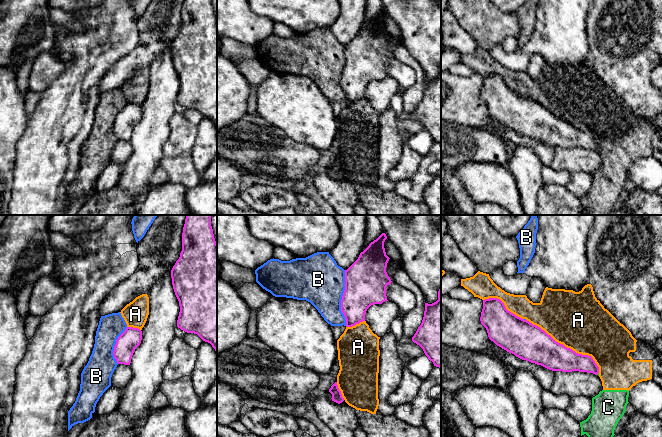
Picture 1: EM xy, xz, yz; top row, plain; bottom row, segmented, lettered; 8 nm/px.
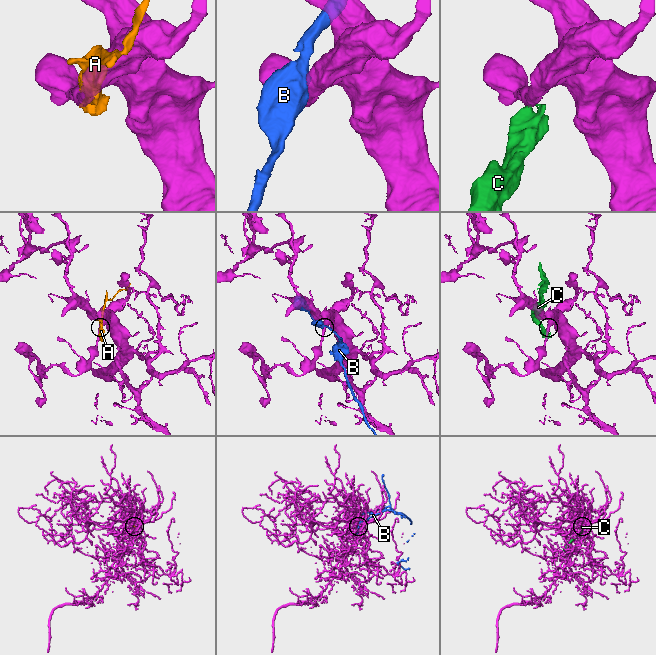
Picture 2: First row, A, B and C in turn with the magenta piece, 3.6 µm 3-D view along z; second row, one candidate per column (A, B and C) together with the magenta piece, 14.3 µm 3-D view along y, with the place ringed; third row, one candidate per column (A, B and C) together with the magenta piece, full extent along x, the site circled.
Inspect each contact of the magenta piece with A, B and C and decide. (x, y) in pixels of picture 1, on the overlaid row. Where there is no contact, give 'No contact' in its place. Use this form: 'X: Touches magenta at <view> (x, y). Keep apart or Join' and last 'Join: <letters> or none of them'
A: Touches magenta at yz (566, 347). Keep apart
B: Touches magenta at xz (342, 298). Keep apart
C: Touches magenta at yz (597, 373). Keep apart
Join: none of them

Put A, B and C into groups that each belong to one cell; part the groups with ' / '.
A C / B

